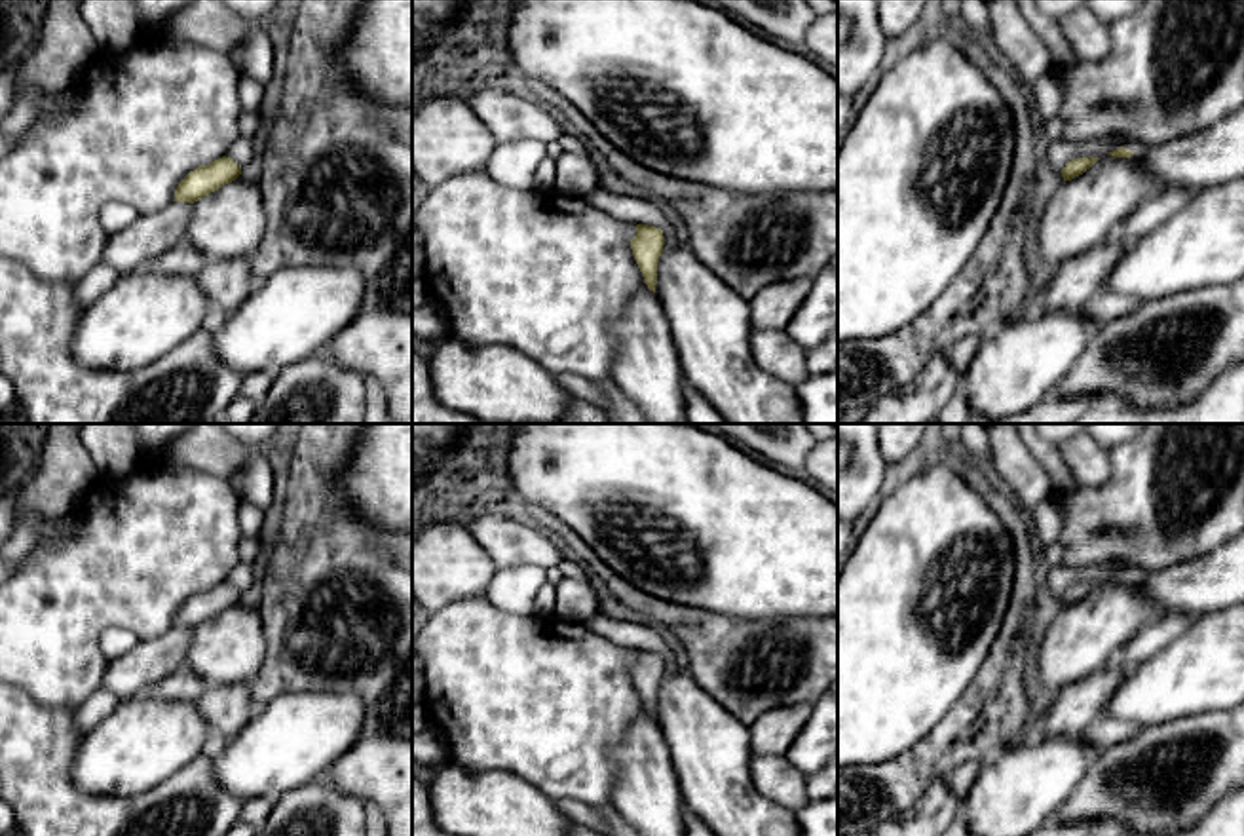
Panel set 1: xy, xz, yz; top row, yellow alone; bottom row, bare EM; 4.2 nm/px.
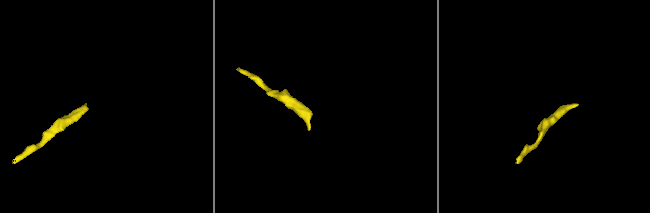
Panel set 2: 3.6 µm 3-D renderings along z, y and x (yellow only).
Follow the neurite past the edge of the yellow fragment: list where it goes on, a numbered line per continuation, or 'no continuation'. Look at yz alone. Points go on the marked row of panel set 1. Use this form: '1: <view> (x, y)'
1: yz (1136, 147)

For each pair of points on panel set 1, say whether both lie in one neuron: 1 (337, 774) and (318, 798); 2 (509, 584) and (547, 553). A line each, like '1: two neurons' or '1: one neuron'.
1: two neurons
2: two neurons

